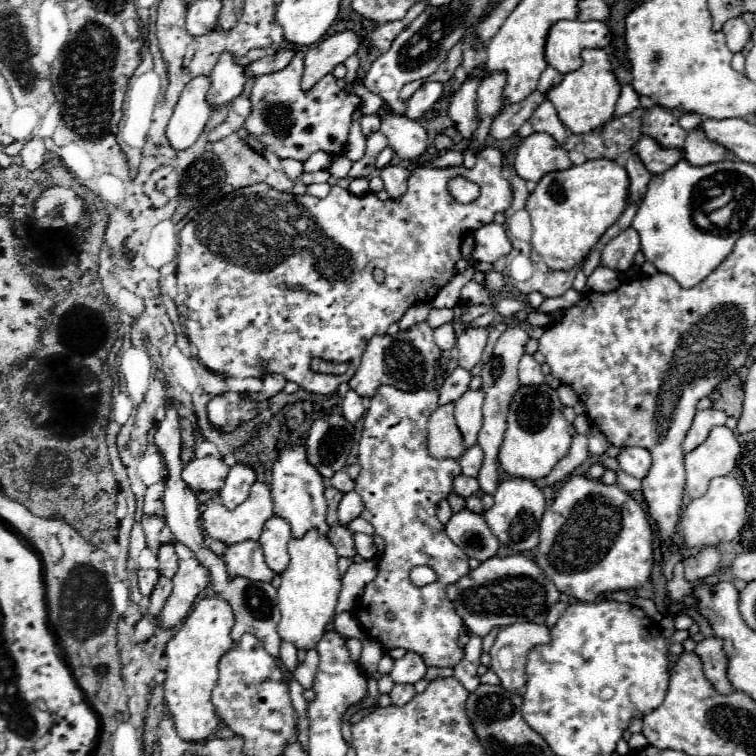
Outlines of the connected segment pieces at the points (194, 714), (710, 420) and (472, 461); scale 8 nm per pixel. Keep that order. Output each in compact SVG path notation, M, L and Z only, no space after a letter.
M217 596L203 598L165 646L165 704L169 708L169 716L173 718L175 730L183 740L203 740L219 728L219 718L211 704L211 690L219 678L219 658L235 646L229 636L233 624L235 616L225 600Z
M709 408L709 410L701 410L695 414L695 420L683 440L683 450L691 452L693 448L697 448L699 444L705 442L705 438L709 436L711 428L715 426L723 426L727 420L725 412L719 412L717 408Z
M477 444L467 448L465 454L459 458L459 464L461 464L461 470L465 476L477 476L479 468L483 464L483 450Z

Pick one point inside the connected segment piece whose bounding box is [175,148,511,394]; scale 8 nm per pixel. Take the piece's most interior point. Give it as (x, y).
(260, 290)

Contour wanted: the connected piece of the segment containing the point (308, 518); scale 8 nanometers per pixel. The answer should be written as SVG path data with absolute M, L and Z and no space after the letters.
M301 442L289 444L281 450L281 456L273 464L273 480L271 480L271 496L273 496L273 512L279 518L285 518L291 526L293 538L305 536L307 530L315 528L319 534L327 534L329 526L325 522L325 480L319 476L319 472L307 462L307 452Z

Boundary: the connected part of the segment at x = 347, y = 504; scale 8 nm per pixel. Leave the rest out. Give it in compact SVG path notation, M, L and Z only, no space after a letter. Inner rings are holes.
M347 492L343 494L341 502L339 502L339 524L347 524L349 520L357 518L363 510L363 502L361 502L361 496L357 492Z

